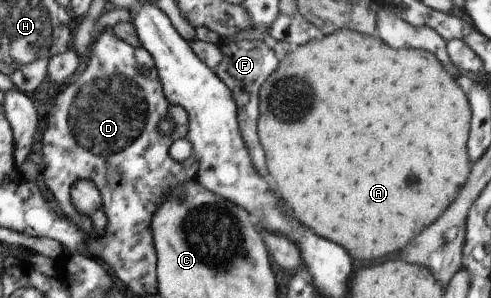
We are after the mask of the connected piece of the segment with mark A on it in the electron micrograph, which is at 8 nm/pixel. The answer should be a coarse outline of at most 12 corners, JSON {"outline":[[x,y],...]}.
{"outline":[[341,29],[258,94],[275,193],[353,259],[436,222],[469,107]]}

